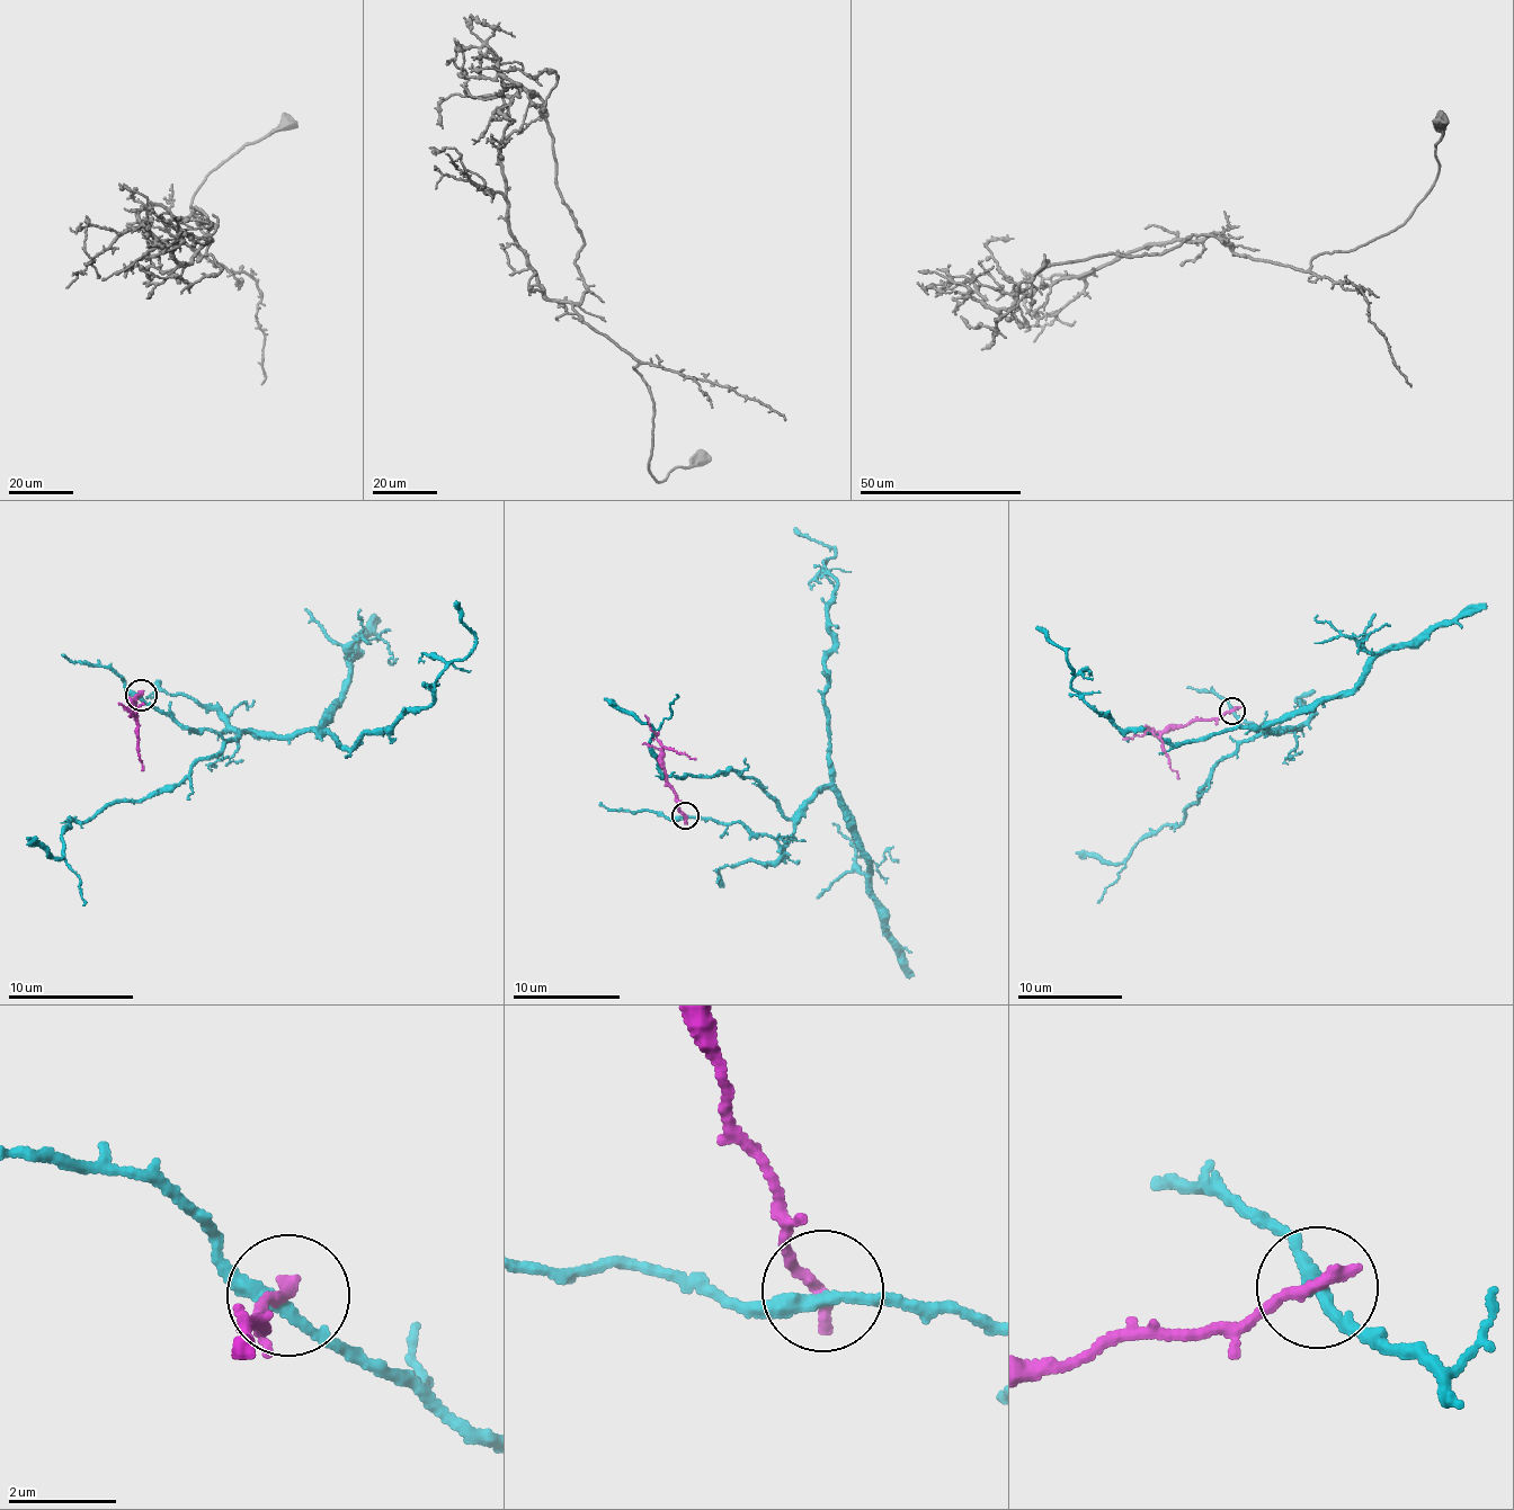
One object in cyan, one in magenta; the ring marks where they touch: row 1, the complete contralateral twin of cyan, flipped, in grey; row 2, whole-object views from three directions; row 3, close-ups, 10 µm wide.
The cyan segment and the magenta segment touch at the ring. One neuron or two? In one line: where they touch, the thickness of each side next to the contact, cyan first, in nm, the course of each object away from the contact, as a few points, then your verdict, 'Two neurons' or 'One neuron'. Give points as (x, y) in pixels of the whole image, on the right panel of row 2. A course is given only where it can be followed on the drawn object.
Place: (1232, 711). Thickness 240 nm (cyan) against 280 nm. Course of cyan: (1232, 711), (1262, 732), (1298, 730), (1236, 724), (1166, 743), (1119, 730), (1072, 688), (1065, 651), (1036, 626). Course of magenta: (1232, 711), (1219, 718), (1195, 718), (1161, 736), (1167, 762), (1178, 777). Two neurons

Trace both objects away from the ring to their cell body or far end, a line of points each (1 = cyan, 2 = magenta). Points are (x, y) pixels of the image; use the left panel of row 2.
1: (140, 694), (189, 729), (330, 729), (354, 747), (434, 700), (437, 677), (470, 652), (474, 635), (455, 601)
2: (140, 694), (134, 702), (136, 749), (143, 769)

